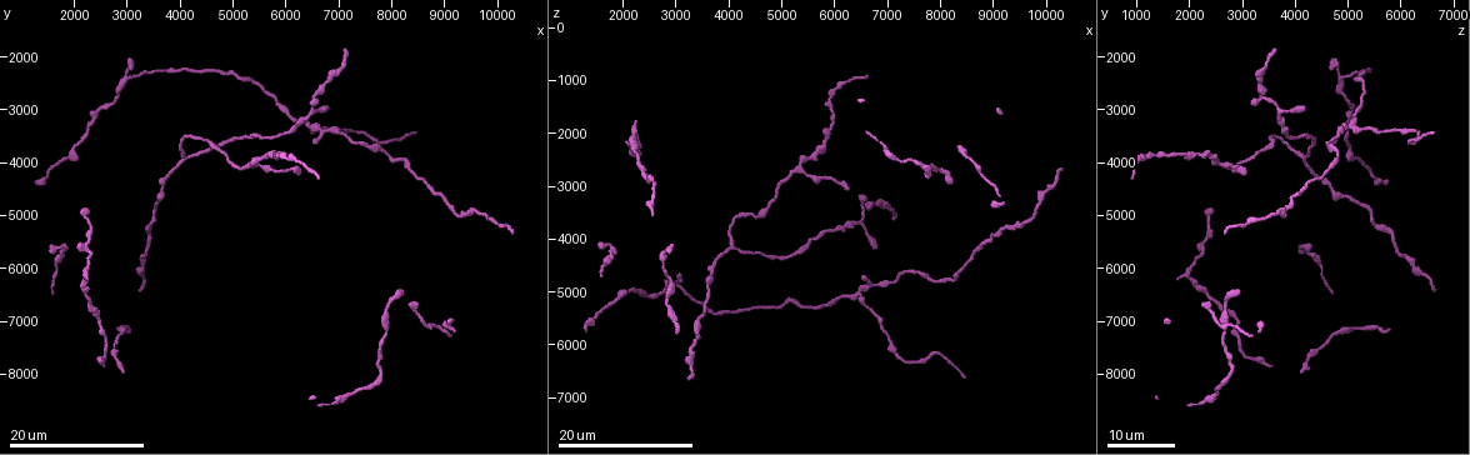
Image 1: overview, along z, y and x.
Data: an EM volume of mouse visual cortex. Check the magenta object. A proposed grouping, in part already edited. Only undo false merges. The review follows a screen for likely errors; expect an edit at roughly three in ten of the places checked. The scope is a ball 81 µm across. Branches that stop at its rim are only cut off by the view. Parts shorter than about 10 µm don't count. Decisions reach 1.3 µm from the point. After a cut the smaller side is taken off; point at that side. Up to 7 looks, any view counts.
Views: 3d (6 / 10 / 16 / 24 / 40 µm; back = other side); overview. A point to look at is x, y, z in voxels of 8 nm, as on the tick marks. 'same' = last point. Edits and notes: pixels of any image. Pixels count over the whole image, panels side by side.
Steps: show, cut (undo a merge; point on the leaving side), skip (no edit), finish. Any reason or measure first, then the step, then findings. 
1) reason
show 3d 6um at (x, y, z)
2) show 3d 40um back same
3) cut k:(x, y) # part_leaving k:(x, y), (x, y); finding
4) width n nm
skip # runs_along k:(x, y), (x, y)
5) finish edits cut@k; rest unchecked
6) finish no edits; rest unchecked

three-way junction
show 3d 16um at (6550, 3000, 3700)

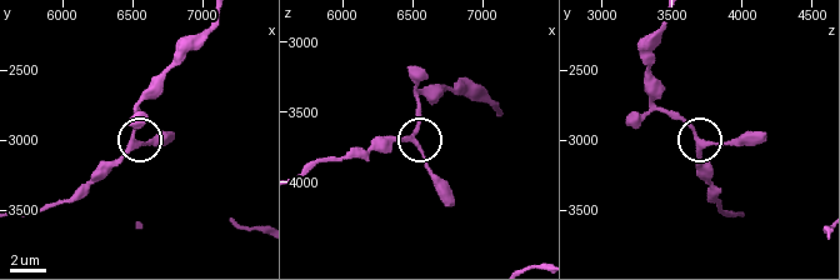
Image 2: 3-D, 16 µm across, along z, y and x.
closer look
show 3d 10um at (6500, 3040, 3720)

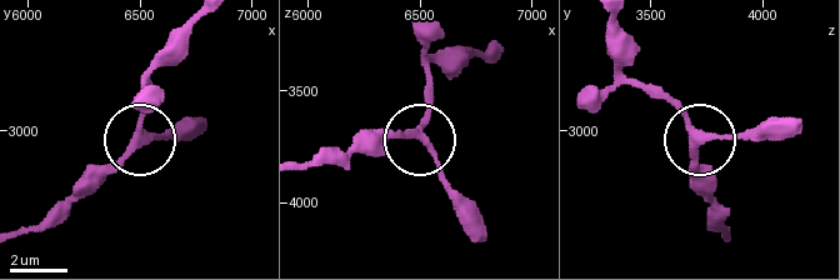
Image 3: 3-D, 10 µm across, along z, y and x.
width 230 nm
skip # runs_along 3:(304, 163), (416, 139), (426, 91); all the same cell

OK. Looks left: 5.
sudden change in width
show 3d 24um at (3000, 2400, 4900)

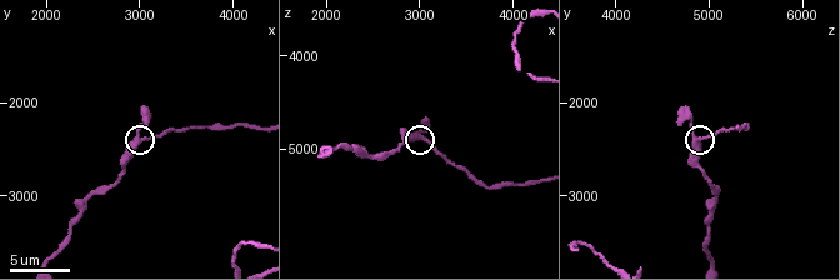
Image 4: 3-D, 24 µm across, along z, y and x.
show 3d 10um at (3050, 2400, 4900)

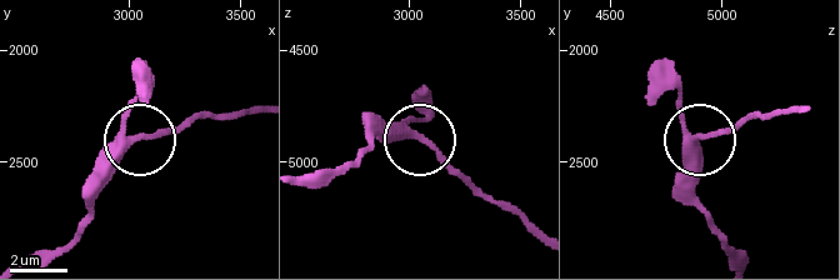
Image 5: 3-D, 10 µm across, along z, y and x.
skip # runs_along 5:(805, 109), (750, 116), (704, 138), (693, 186); continuous, no second cell

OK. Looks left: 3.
show 3d 24um at (9200, 4950, 3800)

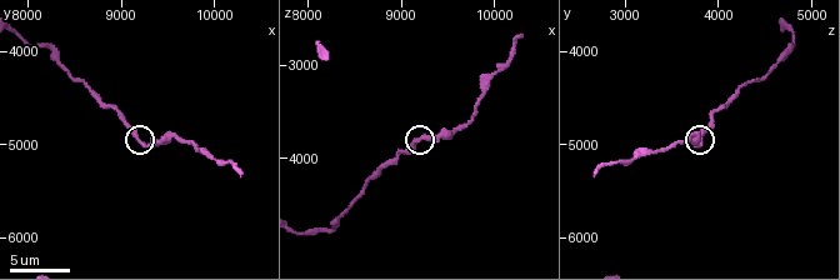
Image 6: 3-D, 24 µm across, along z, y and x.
show 3d 6um at (9250, 5000, 3800)

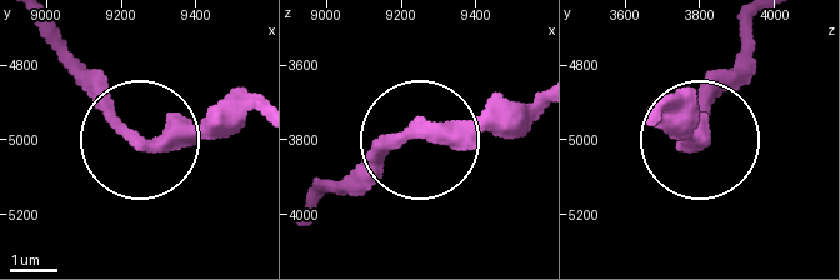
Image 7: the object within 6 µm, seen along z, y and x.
from behind
show 3d 6um back at (9240, 5000, 3770)

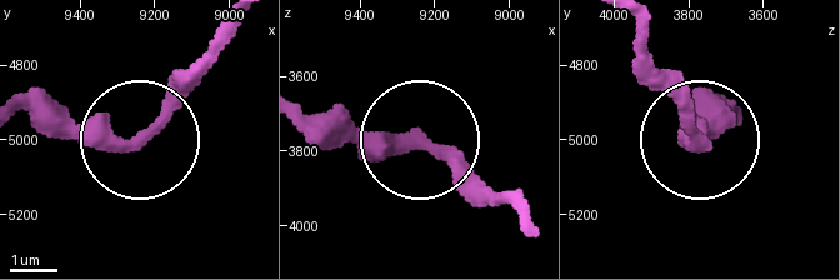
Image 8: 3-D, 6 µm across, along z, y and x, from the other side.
skip # runs_along 8:(231, 26), (136, 130), (76, 134), (33, 103); all the same cell

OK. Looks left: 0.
finish no edits; rest unchecked

